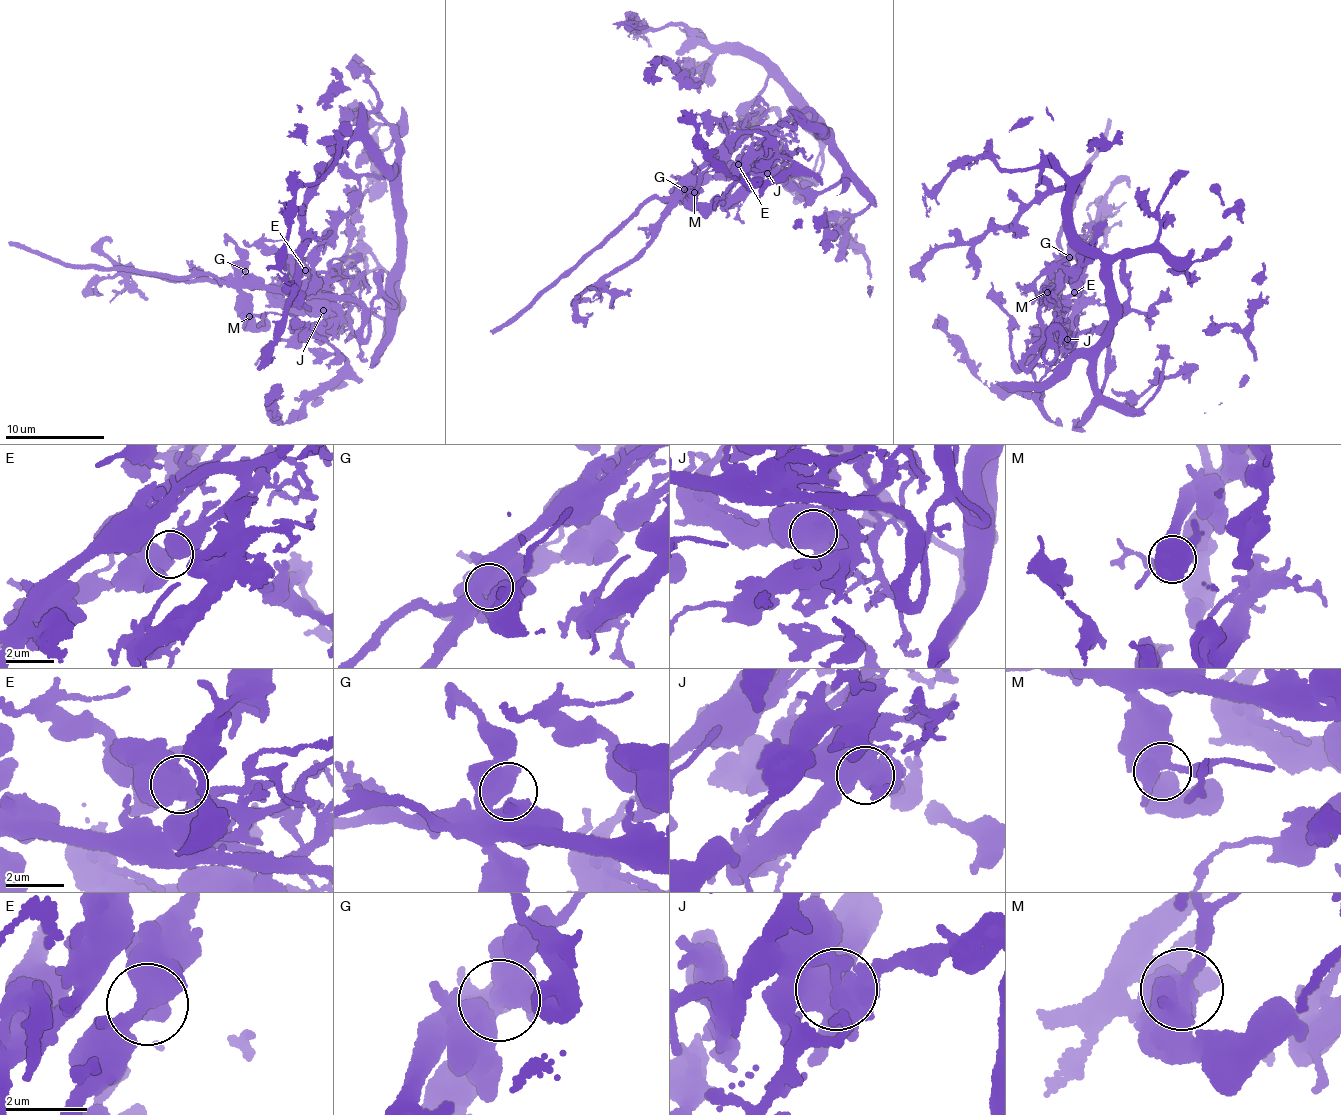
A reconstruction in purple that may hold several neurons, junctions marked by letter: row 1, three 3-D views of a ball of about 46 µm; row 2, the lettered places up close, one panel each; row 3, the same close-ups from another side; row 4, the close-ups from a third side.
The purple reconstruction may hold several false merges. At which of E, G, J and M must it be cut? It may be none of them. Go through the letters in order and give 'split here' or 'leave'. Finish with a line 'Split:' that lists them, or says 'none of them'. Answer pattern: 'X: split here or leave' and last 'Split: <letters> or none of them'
E: leave
G: leave
J: split here
M: leave
Split: J

